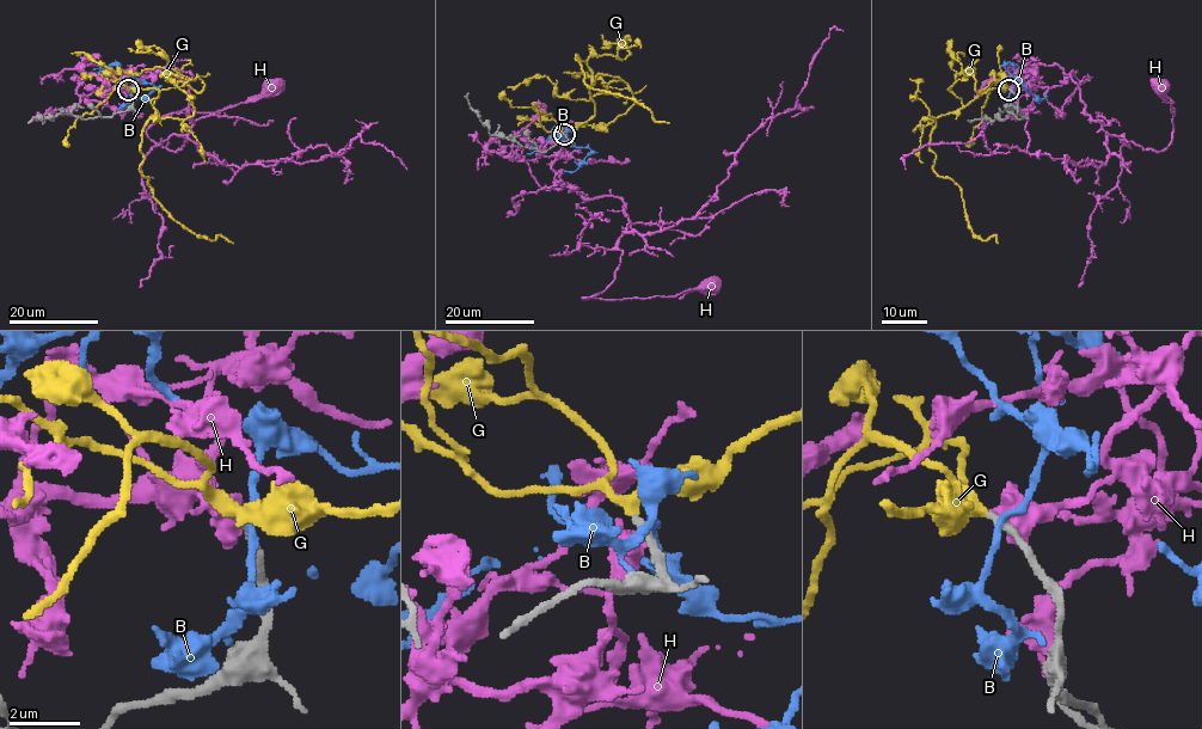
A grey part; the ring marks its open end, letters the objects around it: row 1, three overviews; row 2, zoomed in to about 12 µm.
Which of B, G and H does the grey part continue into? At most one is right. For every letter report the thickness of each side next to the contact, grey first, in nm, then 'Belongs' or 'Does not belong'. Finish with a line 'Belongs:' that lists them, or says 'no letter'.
B: Thickness 280 nm (grey) against 190 nm. Does not belong
G: Thickness 240 nm (grey) against 320 nm. Belongs
H: Thickness 300 nm (grey) against 500 nm. Does not belong
Belongs: G

